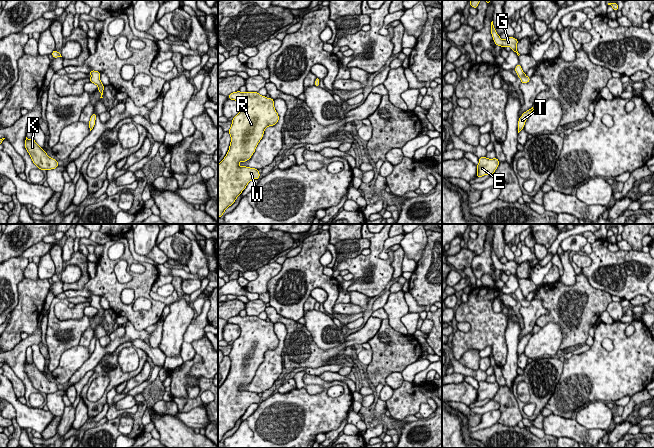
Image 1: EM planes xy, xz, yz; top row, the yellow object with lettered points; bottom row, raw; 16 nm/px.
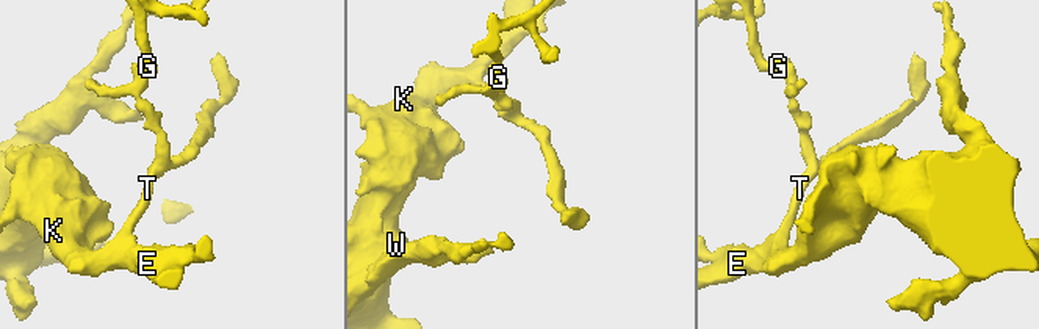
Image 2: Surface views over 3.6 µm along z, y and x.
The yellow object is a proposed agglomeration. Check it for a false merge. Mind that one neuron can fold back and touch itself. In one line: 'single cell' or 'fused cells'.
single cell

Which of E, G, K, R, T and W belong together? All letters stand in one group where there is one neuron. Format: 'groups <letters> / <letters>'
groups E G K R T W

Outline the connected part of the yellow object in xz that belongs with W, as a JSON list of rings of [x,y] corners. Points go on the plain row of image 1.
[[[233,316],[228,320],[231,324],[239,326],[240,336],[233,342],[229,358],[231,366],[229,374],[224,383],[218,388],[218,442],[224,435],[231,430],[236,422],[246,412],[247,408],[253,403],[259,403],[258,393],[250,391],[240,391],[239,386],[246,386],[255,376],[256,370],[263,362],[264,354],[268,350],[277,348],[278,337],[274,332],[274,324],[260,319],[258,316]]]

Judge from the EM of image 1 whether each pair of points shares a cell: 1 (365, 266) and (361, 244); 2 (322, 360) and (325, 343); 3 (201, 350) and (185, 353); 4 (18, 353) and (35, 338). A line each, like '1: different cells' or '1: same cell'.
1: different cells
2: different cells
3: different cells
4: same cell

